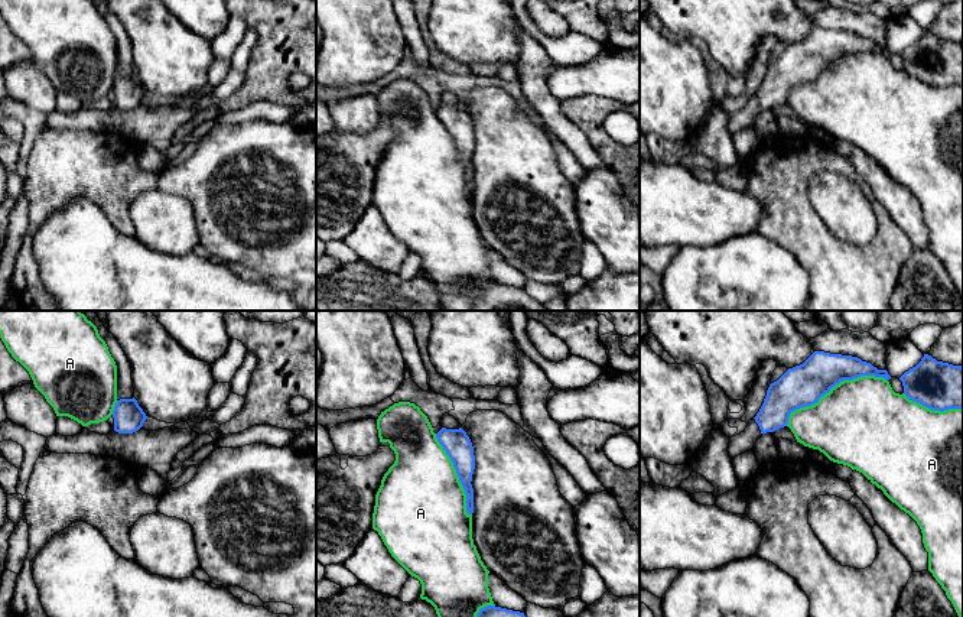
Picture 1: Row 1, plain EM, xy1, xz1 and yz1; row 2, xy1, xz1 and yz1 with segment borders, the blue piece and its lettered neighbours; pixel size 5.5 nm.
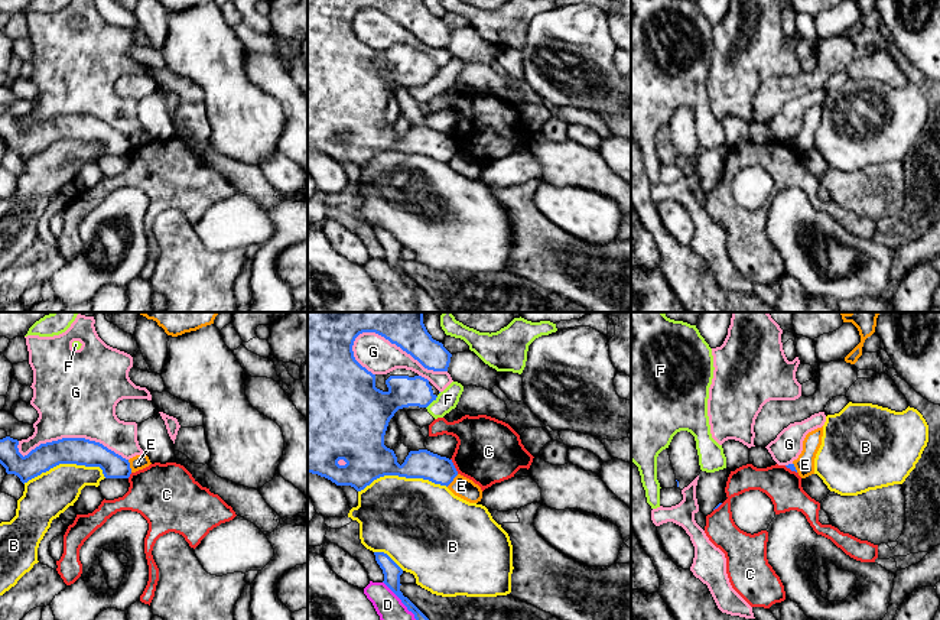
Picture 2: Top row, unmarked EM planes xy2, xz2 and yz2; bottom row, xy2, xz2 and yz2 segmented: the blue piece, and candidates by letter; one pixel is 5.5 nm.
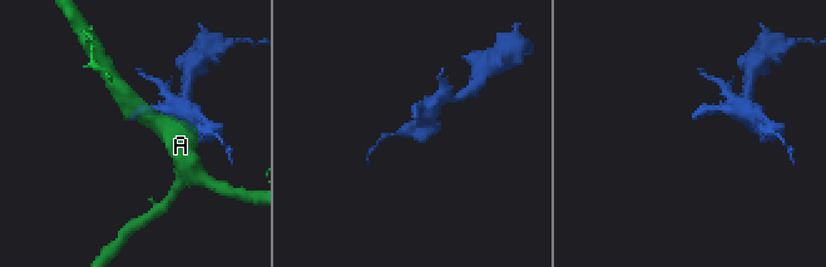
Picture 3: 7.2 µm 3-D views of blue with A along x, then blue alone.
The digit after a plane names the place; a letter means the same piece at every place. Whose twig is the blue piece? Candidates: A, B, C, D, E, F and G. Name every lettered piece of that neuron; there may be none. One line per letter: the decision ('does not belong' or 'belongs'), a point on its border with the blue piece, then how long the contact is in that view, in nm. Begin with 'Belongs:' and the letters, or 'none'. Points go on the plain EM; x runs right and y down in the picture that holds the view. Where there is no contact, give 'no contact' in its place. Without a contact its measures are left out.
Belongs: none
A: does not belong; contact yz1 (832, 62); length 600 nm
B: does not belong; contact xz2 (402, 152); length 500 nm
C: does not belong; contact xz2 (454, 142); length 100 nm
D: does not belong; contact xz2 (407, 285); length 360 nm
E: does not belong; contact xy2 (129, 142); length 80 nm
F: does not belong; contact xz2 (432, 77); length 100 nm
G: does not belong; contact xz2 (397, 22); length 550 nm

